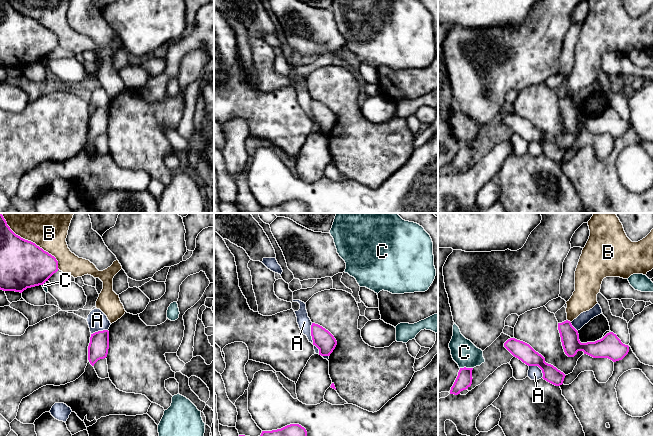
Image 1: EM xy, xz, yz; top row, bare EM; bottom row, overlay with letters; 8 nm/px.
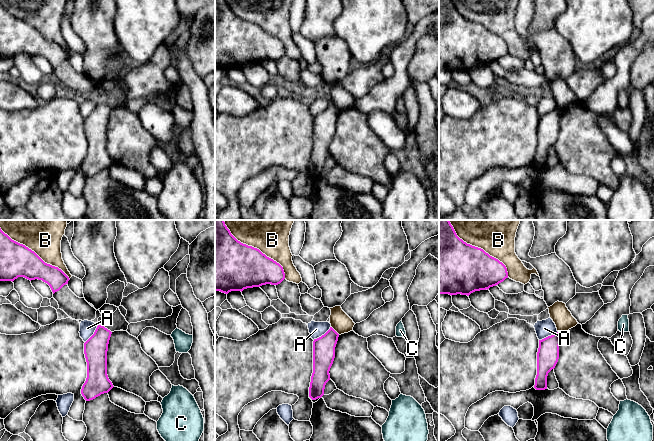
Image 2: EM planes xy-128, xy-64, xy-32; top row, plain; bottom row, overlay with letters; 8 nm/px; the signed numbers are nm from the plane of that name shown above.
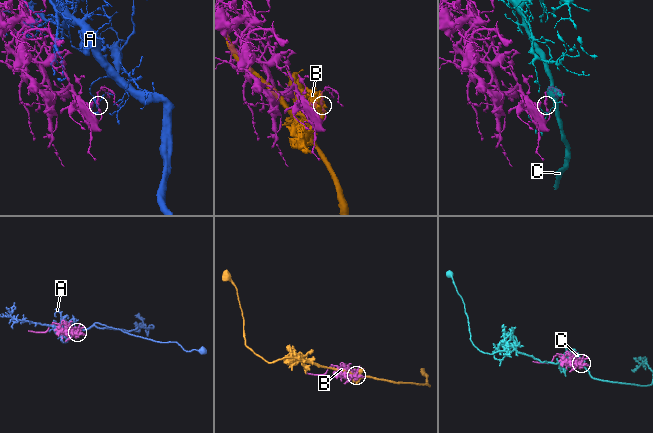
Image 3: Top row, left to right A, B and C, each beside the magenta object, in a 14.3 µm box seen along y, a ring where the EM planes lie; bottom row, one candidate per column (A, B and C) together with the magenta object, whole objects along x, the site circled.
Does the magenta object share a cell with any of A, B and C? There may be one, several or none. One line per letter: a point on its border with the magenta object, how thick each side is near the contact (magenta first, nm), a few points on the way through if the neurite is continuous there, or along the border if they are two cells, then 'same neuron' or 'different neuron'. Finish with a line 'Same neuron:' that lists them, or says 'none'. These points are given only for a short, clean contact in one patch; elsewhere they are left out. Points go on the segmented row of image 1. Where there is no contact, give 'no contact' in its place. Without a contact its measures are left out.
A: contact xz (312, 338); calibres 160 and 110 nm; different neuron
B: contact xy (30, 241); calibres 380 and 480 nm; different neuron
C: contact yz (465, 367); calibres 130 and 200 nm; different neuron
Same neuron: none

